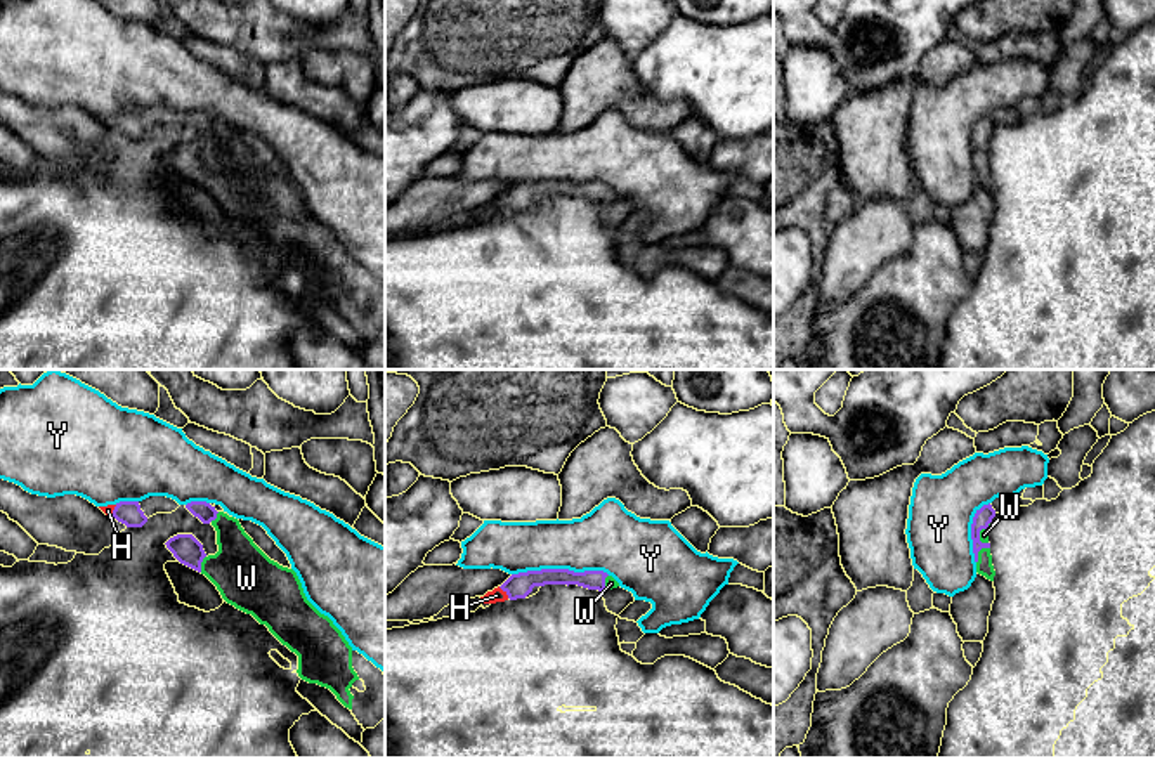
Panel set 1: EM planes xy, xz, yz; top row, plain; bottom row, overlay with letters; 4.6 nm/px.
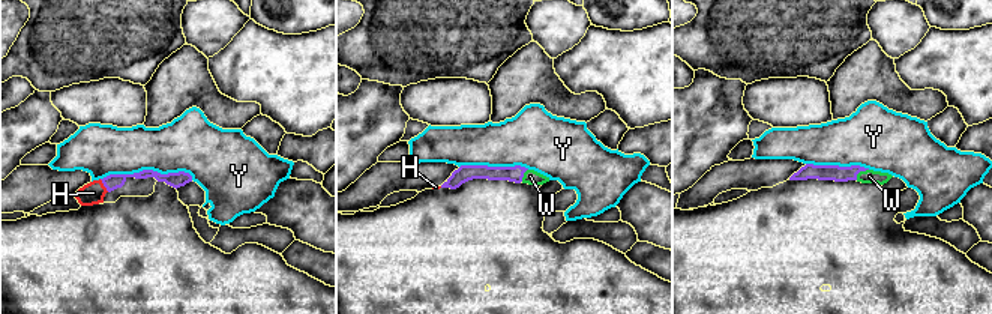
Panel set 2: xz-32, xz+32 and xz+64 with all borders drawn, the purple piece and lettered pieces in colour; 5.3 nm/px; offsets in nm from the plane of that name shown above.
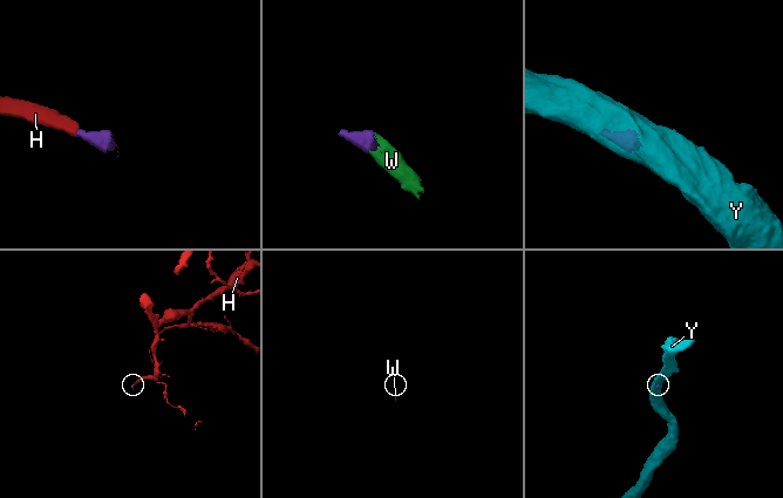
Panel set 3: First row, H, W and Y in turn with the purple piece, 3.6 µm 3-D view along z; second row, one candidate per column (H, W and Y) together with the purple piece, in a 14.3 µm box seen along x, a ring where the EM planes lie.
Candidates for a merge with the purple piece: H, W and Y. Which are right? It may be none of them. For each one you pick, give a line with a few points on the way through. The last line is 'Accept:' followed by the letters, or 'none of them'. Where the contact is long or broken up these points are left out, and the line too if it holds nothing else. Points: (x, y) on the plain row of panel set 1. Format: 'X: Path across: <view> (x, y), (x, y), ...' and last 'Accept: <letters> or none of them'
H: Path across: xz (519, 196), (503, 202), (496, 207)
W: Path across: yz (985, 125), (978, 143), (978, 162), (984, 177)
Accept: H, W

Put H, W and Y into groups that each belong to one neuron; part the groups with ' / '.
H W / Y

